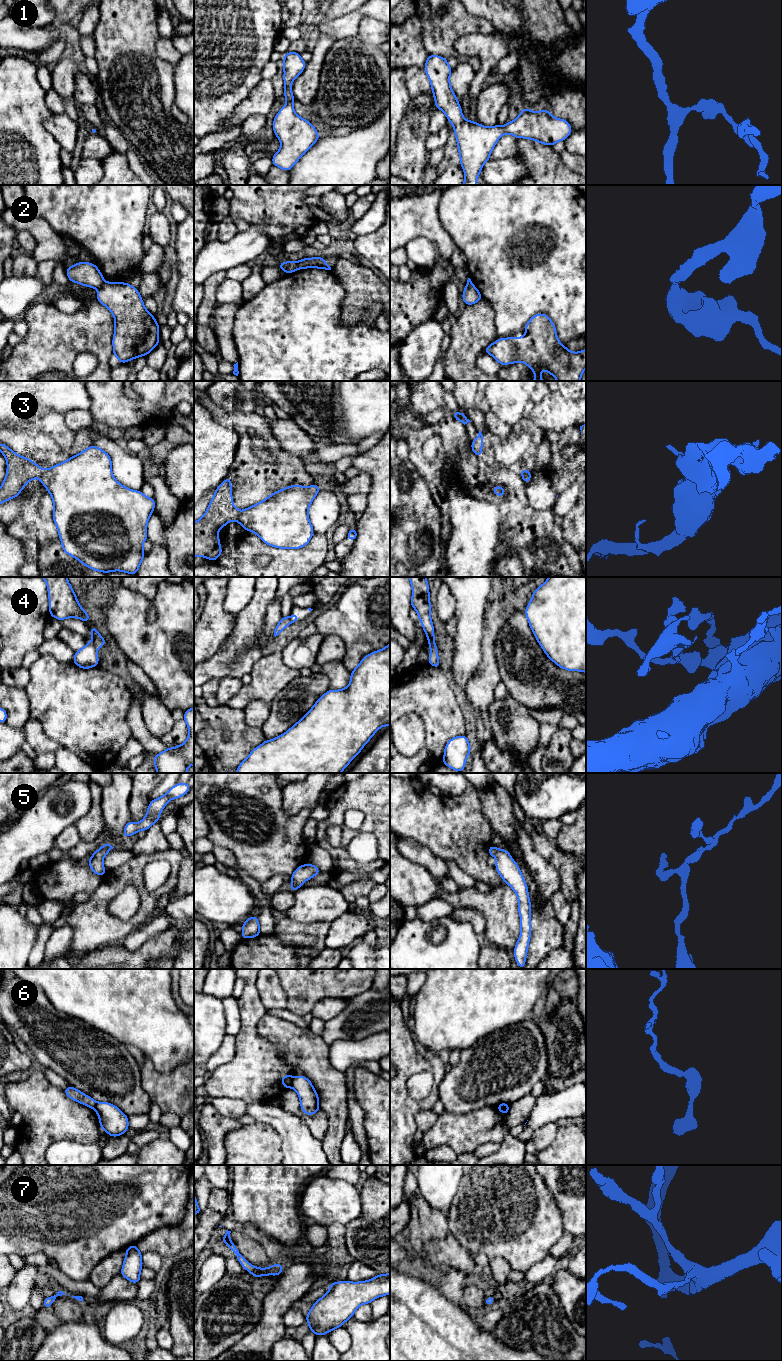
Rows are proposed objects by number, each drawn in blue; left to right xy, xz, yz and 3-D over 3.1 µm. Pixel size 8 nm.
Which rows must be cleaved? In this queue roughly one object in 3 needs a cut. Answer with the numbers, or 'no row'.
2, 3, 4, 6

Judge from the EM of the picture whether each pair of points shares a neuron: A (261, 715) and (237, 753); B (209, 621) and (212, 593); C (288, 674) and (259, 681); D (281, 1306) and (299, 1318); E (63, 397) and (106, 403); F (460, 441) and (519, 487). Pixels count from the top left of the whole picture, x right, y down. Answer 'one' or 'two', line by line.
A: two
B: one
C: one
D: two
E: two
F: one

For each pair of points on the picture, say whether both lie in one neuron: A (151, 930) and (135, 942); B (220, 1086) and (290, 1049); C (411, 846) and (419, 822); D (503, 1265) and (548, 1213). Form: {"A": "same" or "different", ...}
{"A": "same", "B": "different", "C": "different", "D": "different"}

